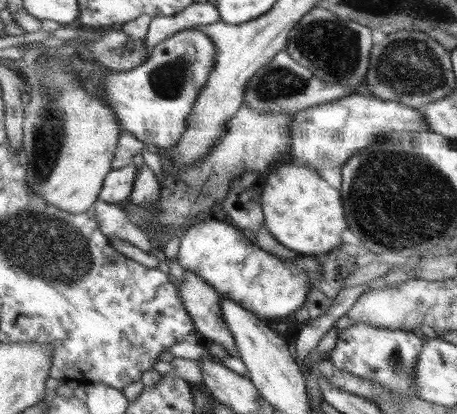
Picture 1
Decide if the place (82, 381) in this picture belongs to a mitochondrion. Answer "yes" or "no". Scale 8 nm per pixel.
no

